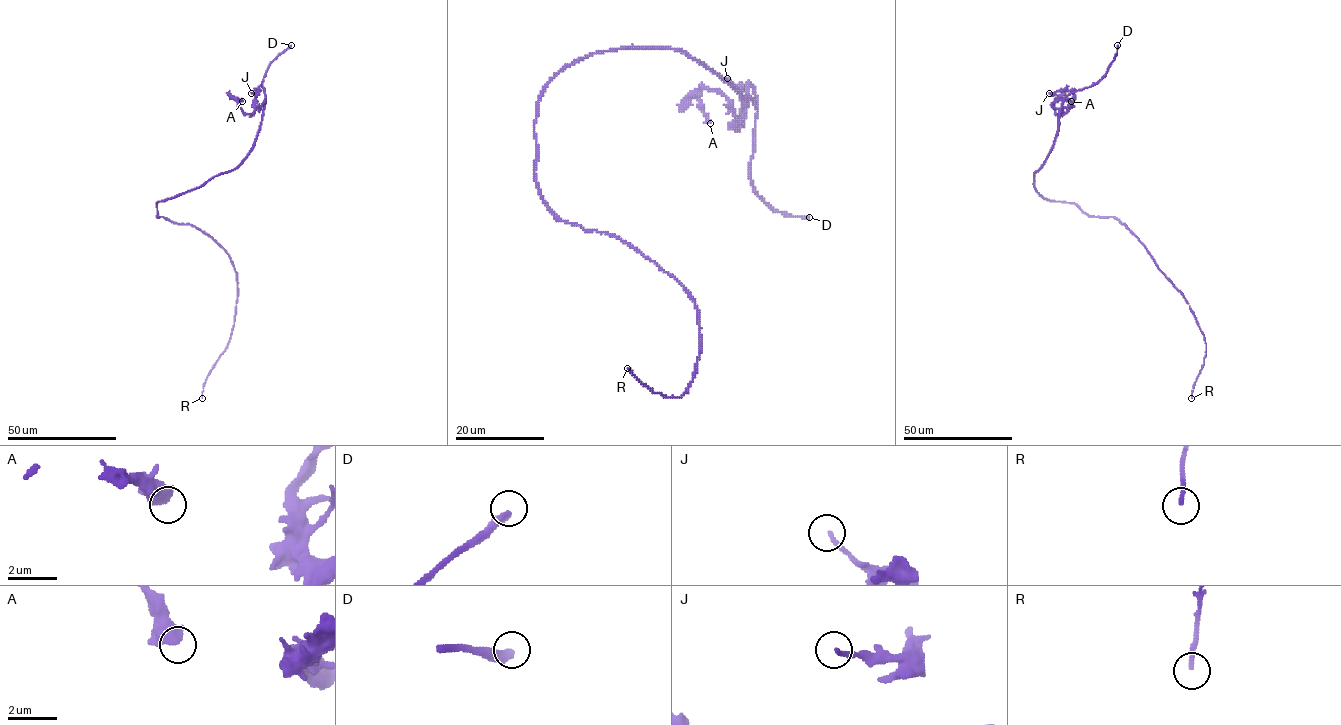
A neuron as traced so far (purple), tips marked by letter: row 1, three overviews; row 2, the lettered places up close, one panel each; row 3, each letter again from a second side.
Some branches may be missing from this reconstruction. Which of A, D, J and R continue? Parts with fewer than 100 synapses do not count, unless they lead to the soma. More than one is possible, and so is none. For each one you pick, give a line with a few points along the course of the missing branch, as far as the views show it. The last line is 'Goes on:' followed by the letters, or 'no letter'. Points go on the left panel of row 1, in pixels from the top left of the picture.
D: Course of what is missing: (291, 45), (309, 40), (329, 44), (352, 70), (361, 66), (367, 72), (373, 81), (371, 96)
Goes on: D

